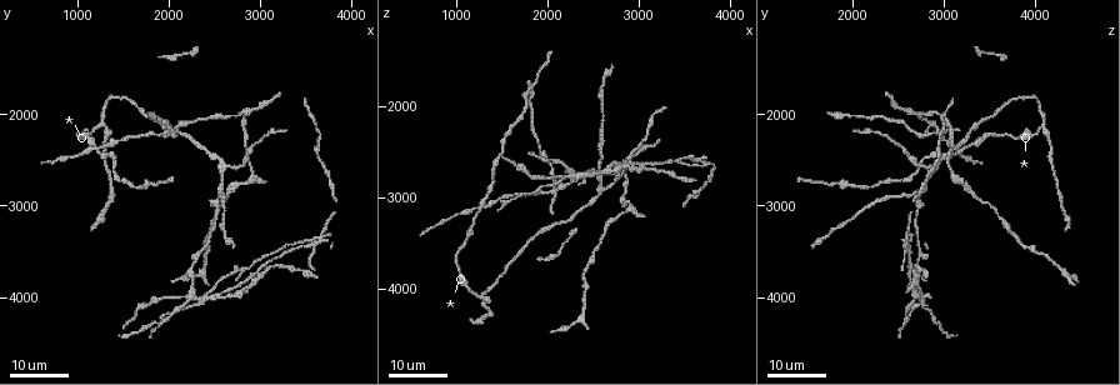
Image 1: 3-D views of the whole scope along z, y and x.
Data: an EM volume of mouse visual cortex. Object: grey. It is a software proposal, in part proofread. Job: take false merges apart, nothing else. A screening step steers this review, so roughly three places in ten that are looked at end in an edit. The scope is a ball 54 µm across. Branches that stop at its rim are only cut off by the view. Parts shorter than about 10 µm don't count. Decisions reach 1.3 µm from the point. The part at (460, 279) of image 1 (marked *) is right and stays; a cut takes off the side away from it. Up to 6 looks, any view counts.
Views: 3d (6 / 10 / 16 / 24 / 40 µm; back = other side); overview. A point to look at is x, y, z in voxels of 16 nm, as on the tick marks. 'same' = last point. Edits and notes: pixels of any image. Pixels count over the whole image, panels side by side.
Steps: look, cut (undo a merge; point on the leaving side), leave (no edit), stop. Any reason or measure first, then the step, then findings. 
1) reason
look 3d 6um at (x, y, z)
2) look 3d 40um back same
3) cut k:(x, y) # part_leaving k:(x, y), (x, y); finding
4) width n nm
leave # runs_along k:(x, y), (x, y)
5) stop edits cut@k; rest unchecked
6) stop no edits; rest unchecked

look 3d 16um at (2650, 2600, 2900)

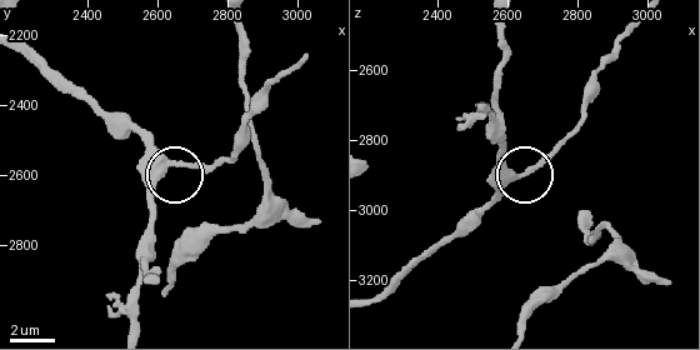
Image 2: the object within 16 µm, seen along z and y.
look 3d 10um at (2630, 2570, 2900)

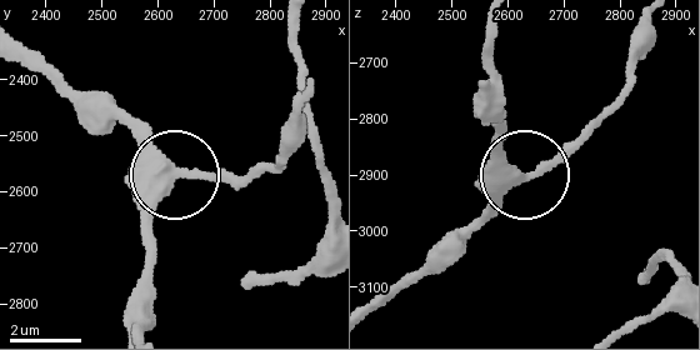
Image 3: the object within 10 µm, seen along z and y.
side_arm 21 um
leave # runs_along 3:(378, 308), (616, 99); continuous, no second neuron

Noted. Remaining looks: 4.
looks like a crossing
look 3d 24um at (1250, 2400, 3150)

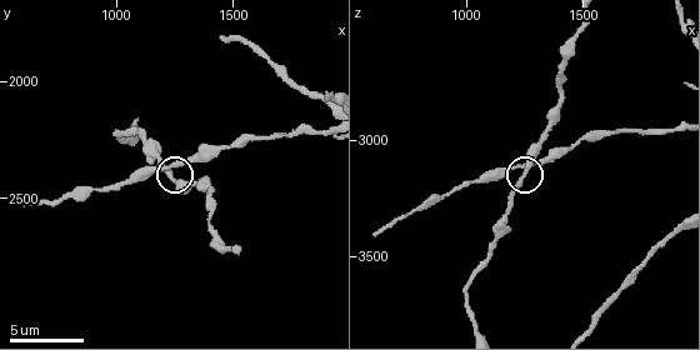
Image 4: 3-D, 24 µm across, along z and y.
look 3d 6um at (1220, 2400, 3170)

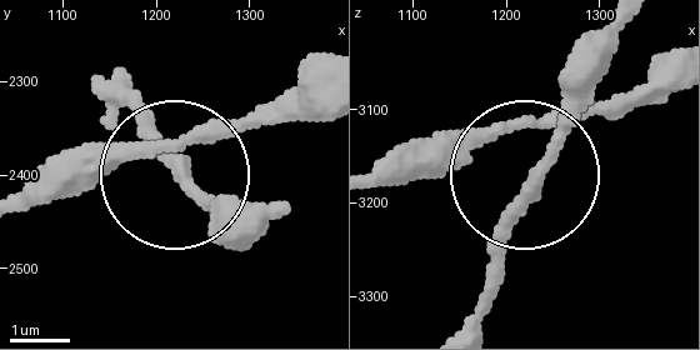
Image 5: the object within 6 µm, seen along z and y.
side_arm 37 um
leave # runs_along 5:(116, 79), (185, 184), (255, 239); all the same neuron

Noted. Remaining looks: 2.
sudden change in width
look 3d 16um at (2300, 3550, 2750)

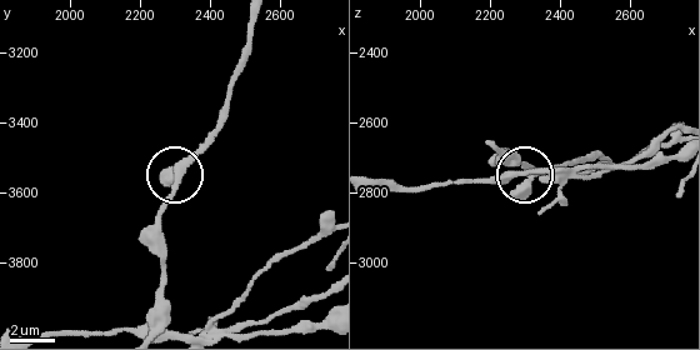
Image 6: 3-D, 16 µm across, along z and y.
look 3d 6um at (2310, 3560, 2730)

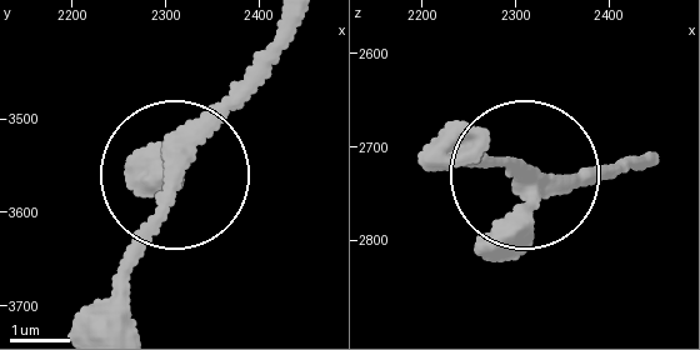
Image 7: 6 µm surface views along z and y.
width 250 nm
leave # one neuron here

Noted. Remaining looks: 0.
stop no edits; rest unchecked

